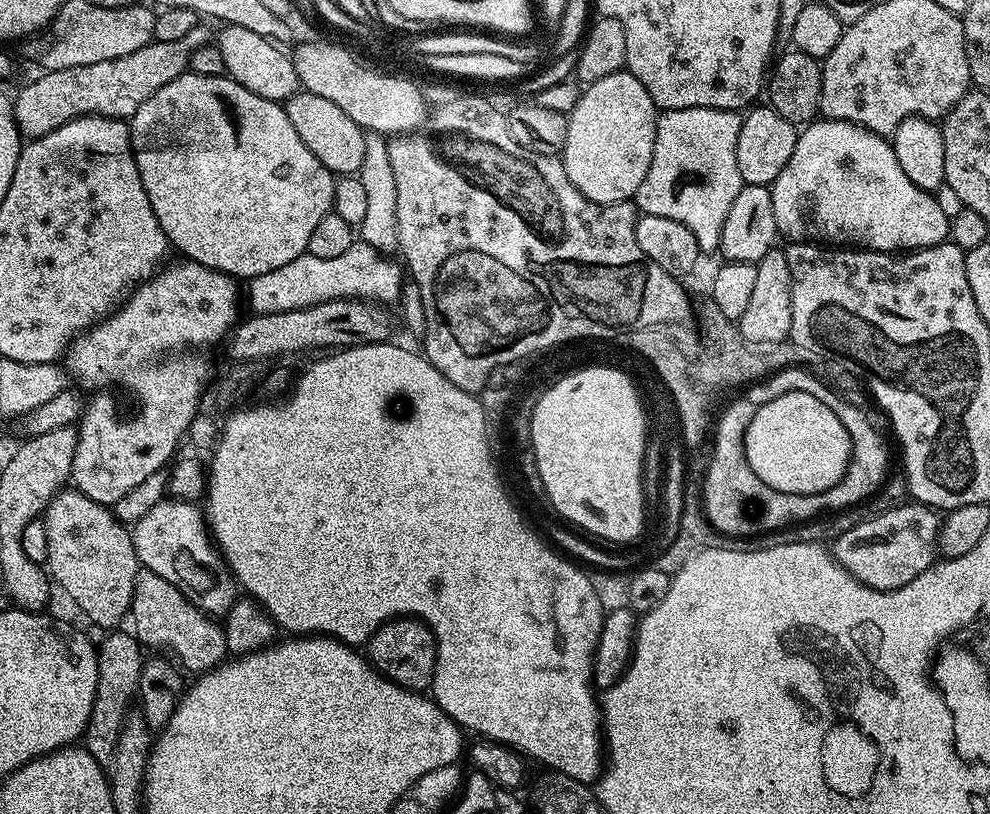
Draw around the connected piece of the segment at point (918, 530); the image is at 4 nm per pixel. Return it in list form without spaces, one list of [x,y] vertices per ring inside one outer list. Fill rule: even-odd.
[[[909,502],[854,526],[854,530],[846,530],[846,534],[834,541],[830,551],[858,582],[874,590],[898,590],[936,563],[941,523],[937,509]]]

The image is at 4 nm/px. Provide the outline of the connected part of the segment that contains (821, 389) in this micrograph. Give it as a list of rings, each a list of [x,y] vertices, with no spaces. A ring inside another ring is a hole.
[[[795,366],[783,368],[769,376],[767,380],[747,389],[746,395],[757,406],[770,402],[774,398],[782,398],[782,394],[805,392],[814,394],[834,414],[838,414],[838,422],[846,426],[852,439],[852,459],[841,483],[830,486],[830,490],[822,490],[818,494],[791,494],[782,490],[774,490],[758,478],[758,474],[750,469],[745,456],[745,443],[740,442],[740,430],[724,428],[724,420],[716,420],[712,432],[714,446],[708,456],[704,482],[701,485],[701,499],[704,513],[717,532],[726,536],[745,538],[750,534],[767,534],[777,528],[789,524],[801,524],[804,520],[816,520],[818,517],[834,512],[843,512],[845,508],[855,508],[857,504],[868,501],[884,487],[889,475],[888,455],[890,448],[887,443],[880,448],[872,446],[864,436],[872,436],[878,431],[877,425],[868,421],[868,416],[860,408],[855,408],[848,400],[843,400],[836,392],[831,392],[811,371]]]

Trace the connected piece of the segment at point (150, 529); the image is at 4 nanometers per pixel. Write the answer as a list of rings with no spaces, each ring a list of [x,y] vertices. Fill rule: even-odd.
[[[165,498],[146,514],[131,529],[132,541],[136,547],[136,557],[147,571],[153,572],[163,583],[174,584],[177,588],[187,593],[187,598],[194,606],[198,606],[206,615],[213,618],[227,617],[229,610],[238,603],[238,585],[228,570],[224,557],[214,543],[210,531],[209,521],[205,513],[196,509],[197,505],[191,500],[174,500]]]

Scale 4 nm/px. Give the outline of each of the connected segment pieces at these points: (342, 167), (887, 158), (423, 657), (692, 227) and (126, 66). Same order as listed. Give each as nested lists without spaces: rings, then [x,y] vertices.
[[[303,90],[283,101],[282,107],[294,125],[294,130],[298,130],[298,138],[306,142],[310,154],[314,154],[314,158],[318,158],[322,166],[329,168],[337,177],[359,173],[365,157],[366,132],[356,125],[354,118],[347,116],[327,98],[318,98],[318,94],[310,94]]]
[[[820,118],[807,125],[797,135],[794,154],[790,154],[790,162],[786,162],[786,170],[782,170],[782,174],[778,174],[778,178],[770,187],[772,201],[774,202],[776,231],[783,239],[785,236],[785,241],[788,242],[823,242],[828,246],[855,246],[860,250],[903,254],[917,248],[932,248],[936,244],[945,243],[949,239],[948,221],[950,217],[942,214],[942,206],[938,206],[933,193],[914,186],[914,182],[910,182],[910,178],[906,178],[906,173],[898,162],[898,154],[895,147],[885,137],[879,136],[876,132],[866,130],[857,124],[852,124],[848,120],[826,120]]]
[[[397,618],[372,635],[366,645],[366,656],[379,675],[411,692],[423,693],[436,676],[436,649],[436,635],[423,620]]]
[[[721,108],[661,111],[656,118],[650,170],[646,170],[646,178],[642,178],[634,197],[643,215],[682,222],[704,254],[719,249],[726,214],[730,214],[734,198],[744,189],[736,153],[741,119],[739,111]]]
[[[204,26],[190,30],[178,42],[162,42],[153,39],[152,43],[142,46],[142,50],[134,50],[134,54],[126,54],[126,58],[110,58],[110,62],[90,62],[90,66],[70,66],[70,70],[45,71],[37,80],[32,80],[20,93],[15,93],[14,107],[16,109],[16,125],[20,128],[21,137],[35,138],[42,134],[50,134],[50,130],[58,130],[75,116],[105,116],[115,120],[127,121],[166,82],[174,82],[184,72],[189,71],[190,58],[203,44],[209,43],[210,36]]]

